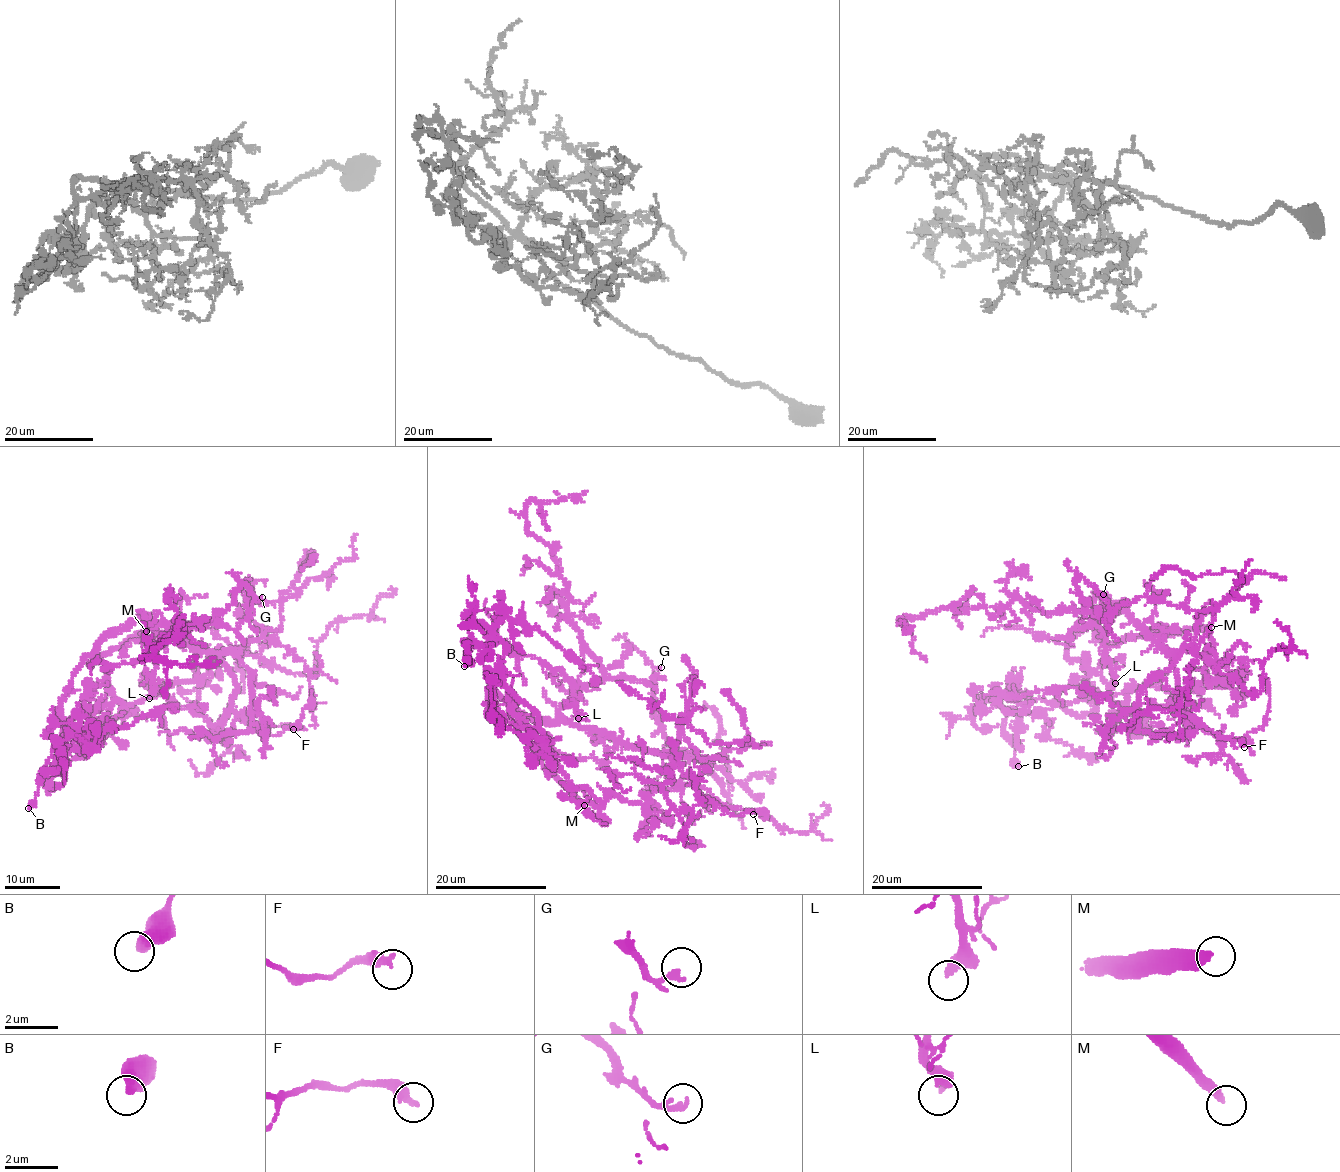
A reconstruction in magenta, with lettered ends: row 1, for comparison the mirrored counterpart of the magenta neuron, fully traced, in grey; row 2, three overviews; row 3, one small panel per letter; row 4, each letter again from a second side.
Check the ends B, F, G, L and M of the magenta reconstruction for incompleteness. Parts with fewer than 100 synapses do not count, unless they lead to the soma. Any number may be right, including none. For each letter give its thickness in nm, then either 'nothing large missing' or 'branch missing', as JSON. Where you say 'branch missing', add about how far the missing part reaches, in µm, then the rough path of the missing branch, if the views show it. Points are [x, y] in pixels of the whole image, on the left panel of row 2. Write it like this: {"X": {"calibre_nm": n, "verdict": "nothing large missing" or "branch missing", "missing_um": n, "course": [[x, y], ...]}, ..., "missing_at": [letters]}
{"B": {"calibre_nm": 480, "verdict": "nothing large missing"}, "F": {"calibre_nm": 360, "verdict": "nothing large missing"}, "G": {"calibre_nm": 160, "verdict": "nothing large missing"}, "L": {"calibre_nm": 320, "verdict": "branch missing", "missing_um": 45, "course": [[149, 698], [135, 721], [105, 749], [93, 771], [103, 777], [113, 771], [134, 779], [147, 793]]}, "M": {"calibre_nm": 320, "verdict": "branch missing", "missing_um": 70, "course": [[146, 631], [208, 631], [249, 635], [271, 648], [293, 650], [311, 669], [309, 673], [237, 677]]}, "missing_at": ["L", "M"]}

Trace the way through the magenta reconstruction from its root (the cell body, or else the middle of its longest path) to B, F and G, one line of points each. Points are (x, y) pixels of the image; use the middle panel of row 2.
B: (536, 720), (490, 688), (492, 718), (500, 723), (492, 690), (506, 646), (479, 623), (464, 666)
F: (536, 720), (568, 721), (603, 731), (621, 743), (672, 755), (701, 795), (734, 815), (753, 814)
G: (536, 720), (555, 719), (615, 666), (628, 647), (661, 667)

